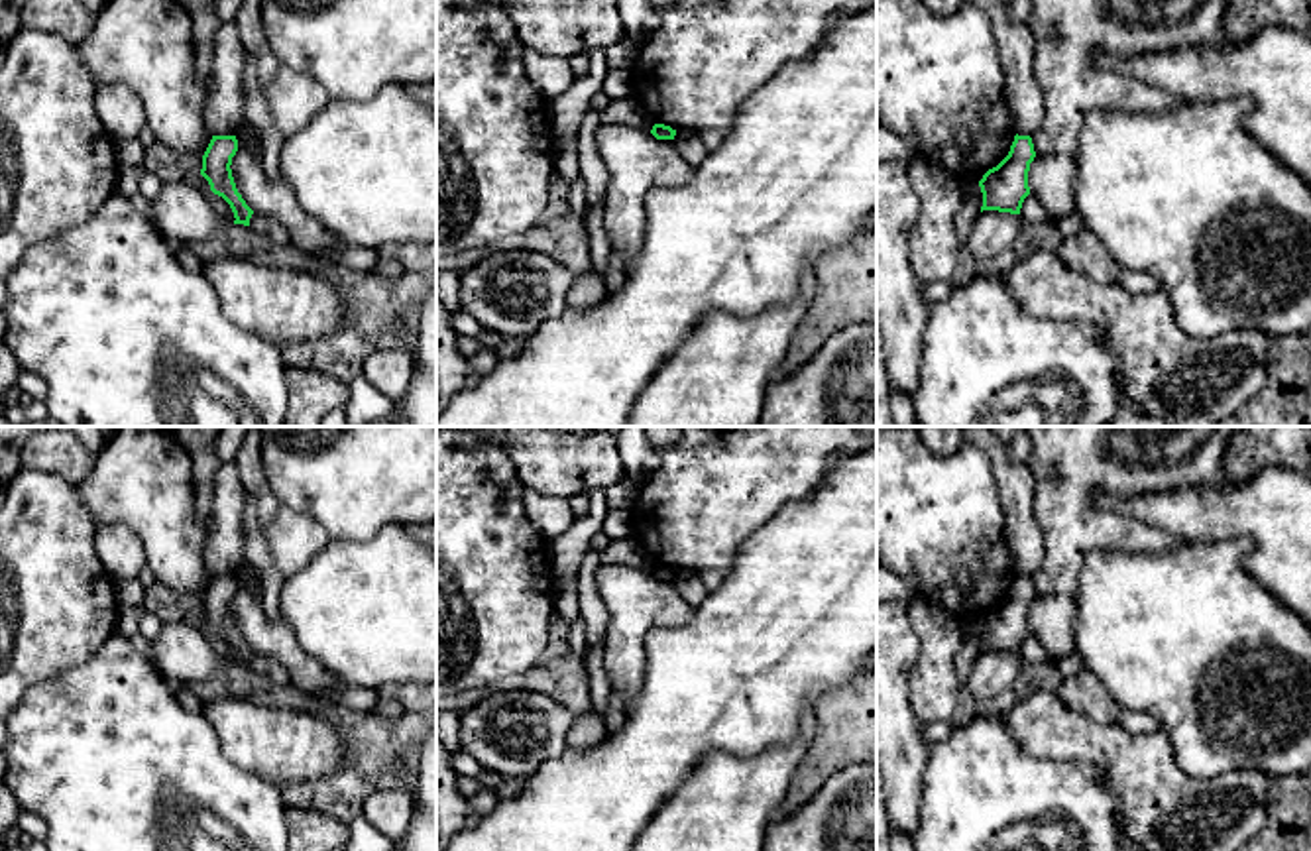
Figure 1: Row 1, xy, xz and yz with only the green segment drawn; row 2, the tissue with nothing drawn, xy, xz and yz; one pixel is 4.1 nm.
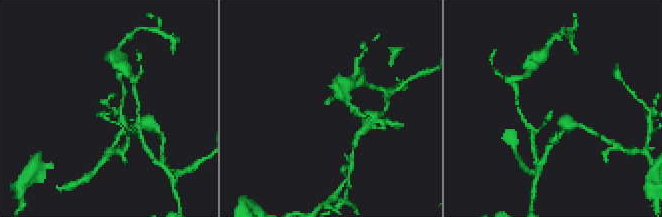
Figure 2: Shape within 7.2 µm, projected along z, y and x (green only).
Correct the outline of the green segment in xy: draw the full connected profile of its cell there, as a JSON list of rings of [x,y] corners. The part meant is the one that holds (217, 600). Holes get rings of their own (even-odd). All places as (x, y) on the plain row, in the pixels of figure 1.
[[[212,576],[204,596],[200,615],[208,621],[210,631],[222,637],[232,652],[234,664],[250,666],[254,651],[246,645],[232,617],[232,597],[238,592],[236,576]]]

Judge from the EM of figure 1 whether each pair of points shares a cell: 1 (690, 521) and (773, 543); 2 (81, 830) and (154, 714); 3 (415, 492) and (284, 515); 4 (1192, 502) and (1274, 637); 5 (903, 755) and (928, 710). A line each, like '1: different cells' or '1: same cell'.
1: different cells
2: same cell
3: different cells
4: different cells
5: different cells

